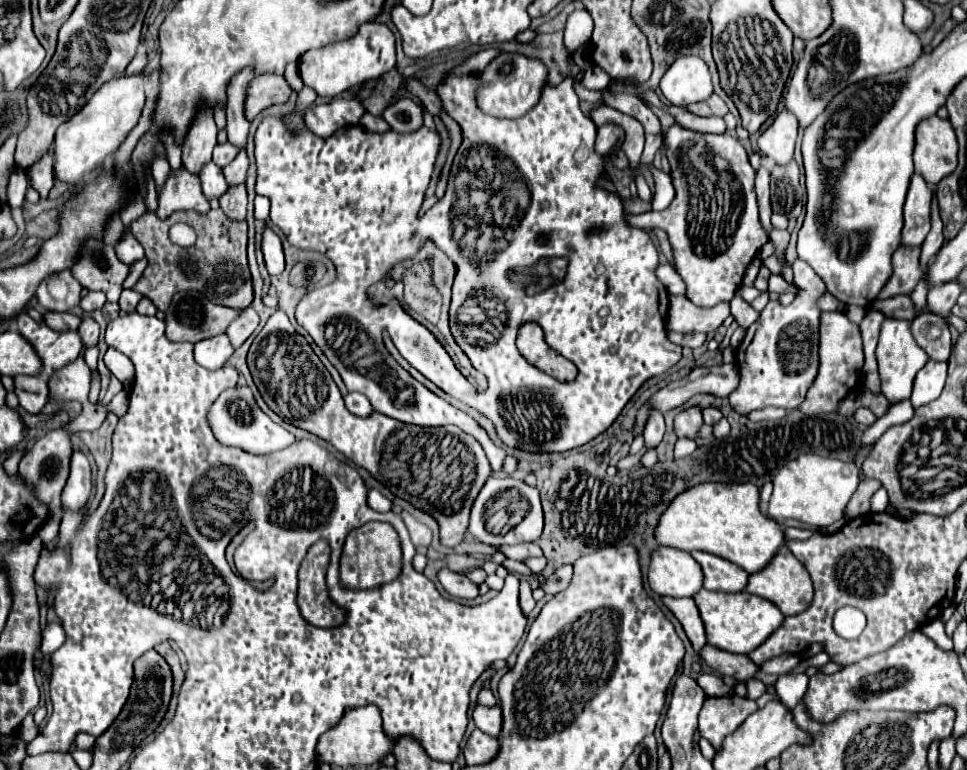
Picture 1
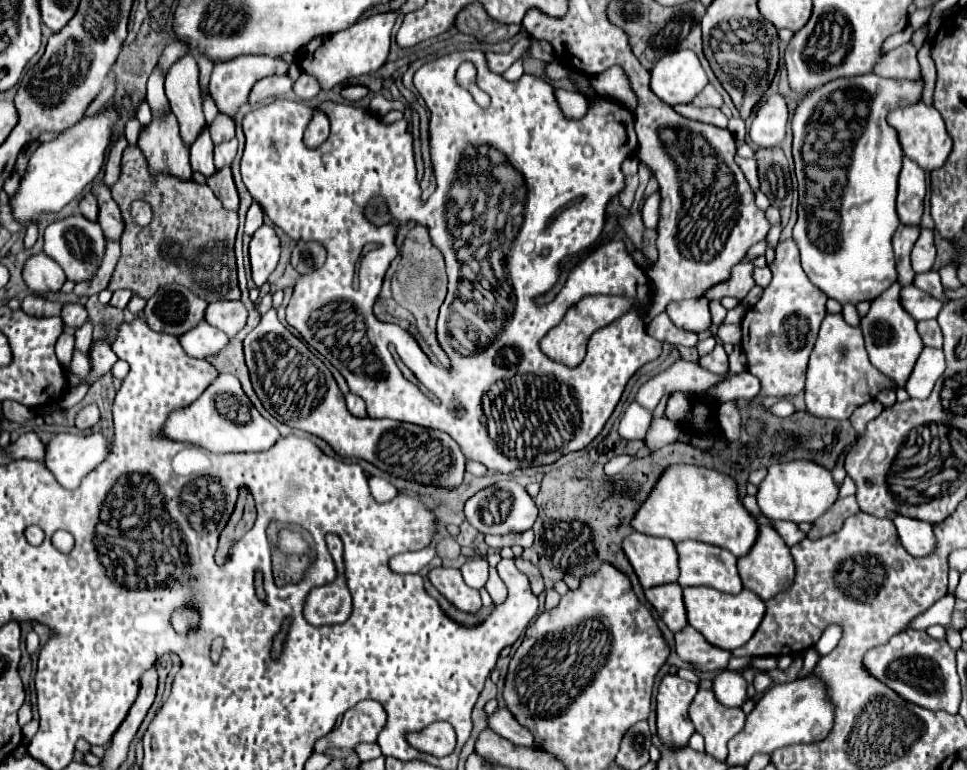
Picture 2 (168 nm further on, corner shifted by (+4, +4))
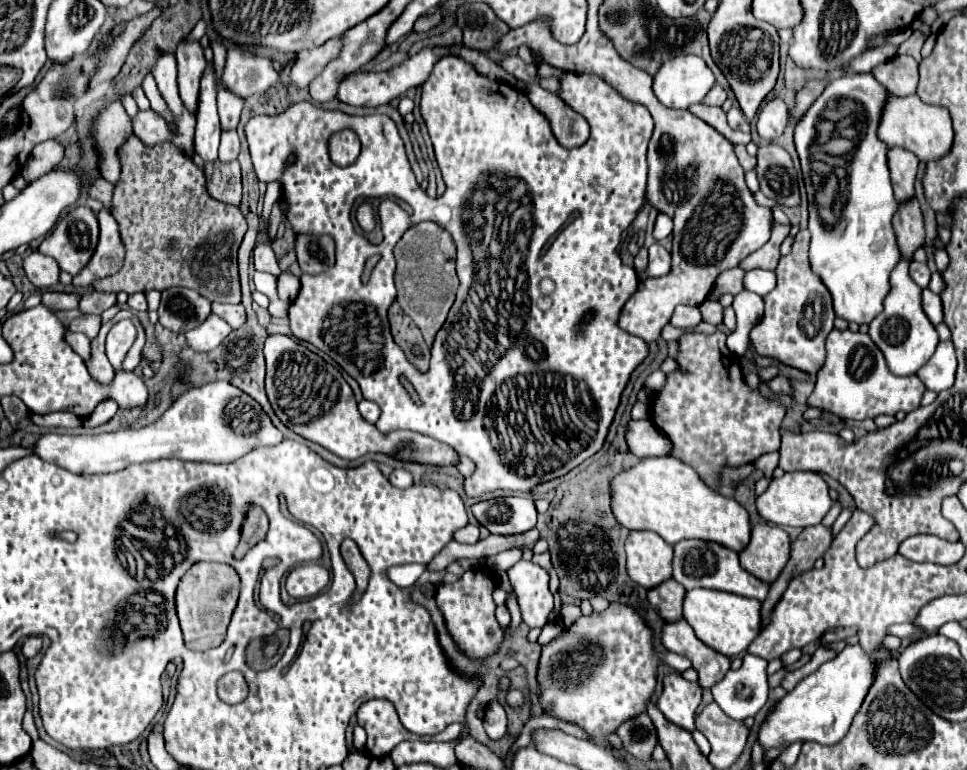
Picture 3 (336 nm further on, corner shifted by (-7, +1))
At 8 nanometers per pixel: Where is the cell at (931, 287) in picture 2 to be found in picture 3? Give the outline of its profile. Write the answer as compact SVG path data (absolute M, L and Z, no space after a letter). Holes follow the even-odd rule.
M912 260L910 262L910 278L914 278L914 282L920 286L920 288L926 288L928 282L930 282L930 270L924 262L916 262Z

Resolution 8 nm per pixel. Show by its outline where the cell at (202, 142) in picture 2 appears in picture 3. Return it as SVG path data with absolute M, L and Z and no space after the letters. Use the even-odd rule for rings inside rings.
M208 64L208 70L200 80L200 98L196 108L196 132L194 132L196 152L206 162L218 160L220 122L216 112L216 86L218 86L218 76L212 64Z

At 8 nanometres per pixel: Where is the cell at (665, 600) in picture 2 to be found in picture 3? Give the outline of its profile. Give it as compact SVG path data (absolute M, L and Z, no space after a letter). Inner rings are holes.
M666 580L664 584L648 590L648 602L666 622L676 622L682 618L684 594L684 586L680 586L676 580Z

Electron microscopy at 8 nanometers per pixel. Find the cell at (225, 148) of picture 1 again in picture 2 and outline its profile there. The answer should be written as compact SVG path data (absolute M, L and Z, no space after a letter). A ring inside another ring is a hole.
M217 115L215 121L209 125L209 133L211 133L211 139L213 143L223 143L223 141L229 141L235 137L235 123L233 119L229 119L227 115Z

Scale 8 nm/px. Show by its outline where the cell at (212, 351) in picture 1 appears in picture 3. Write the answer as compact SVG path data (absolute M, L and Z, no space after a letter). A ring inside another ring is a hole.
M210 314L200 326L186 332L188 346L196 352L208 352L222 344L222 340L232 332L232 328L216 314Z

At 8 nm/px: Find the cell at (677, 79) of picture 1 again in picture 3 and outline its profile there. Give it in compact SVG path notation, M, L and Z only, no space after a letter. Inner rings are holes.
M676 56L660 66L654 76L654 94L668 108L688 108L704 100L714 84L714 74L698 56Z

